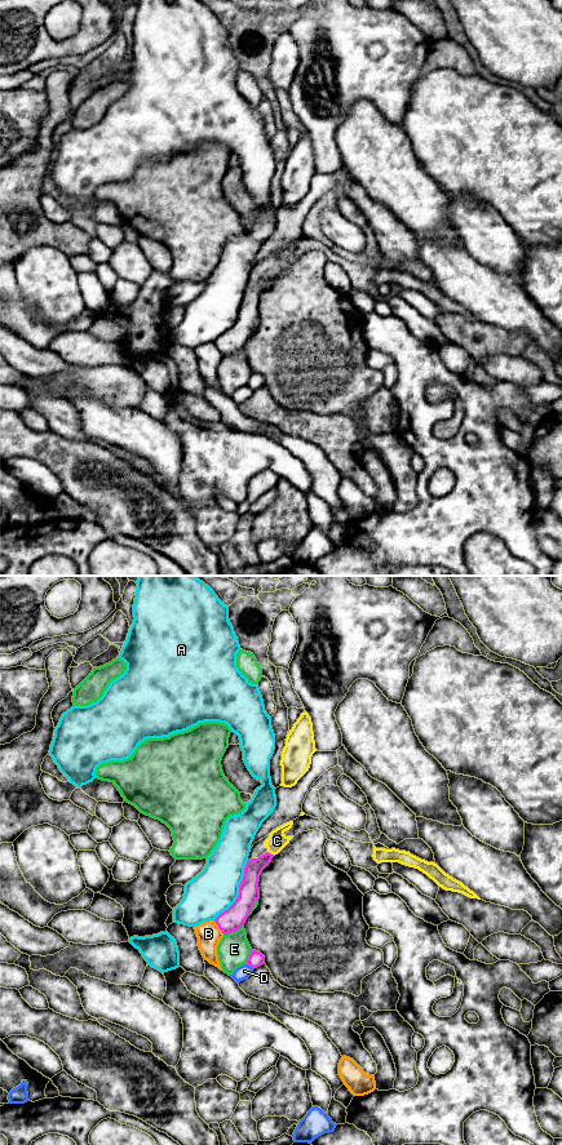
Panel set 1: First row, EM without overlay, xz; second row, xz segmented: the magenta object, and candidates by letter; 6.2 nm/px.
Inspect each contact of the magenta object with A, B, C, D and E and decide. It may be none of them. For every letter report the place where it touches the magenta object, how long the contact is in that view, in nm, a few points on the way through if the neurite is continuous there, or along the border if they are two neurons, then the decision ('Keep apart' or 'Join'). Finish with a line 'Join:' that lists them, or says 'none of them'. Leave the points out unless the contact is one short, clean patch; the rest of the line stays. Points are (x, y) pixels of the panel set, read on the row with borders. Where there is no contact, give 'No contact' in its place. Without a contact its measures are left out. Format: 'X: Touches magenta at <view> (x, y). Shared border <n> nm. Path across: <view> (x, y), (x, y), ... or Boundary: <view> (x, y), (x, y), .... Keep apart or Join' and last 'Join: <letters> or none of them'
A: Touches magenta at xz (239, 891). Shared border 440 nm. Keep apart
B: Touches magenta at xz (218, 927). Shared border 110 nm. Keep apart
C: Touches magenta at xz (270, 853). Shared border 50 nm. Path across: xz (248, 887), (252, 871), (270, 853), (277, 841). Join
D: Touches magenta at xz (251, 966). Shared border 60 nm. Keep apart
E: Touches magenta at xz (233, 931). Shared border 140 nm. Keep apart
Join: C

